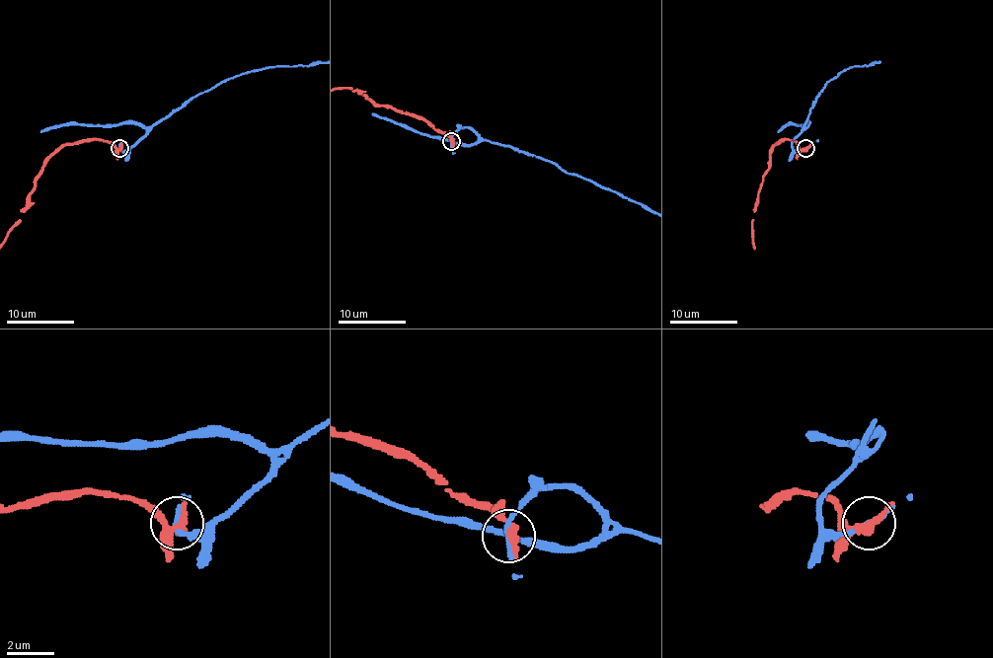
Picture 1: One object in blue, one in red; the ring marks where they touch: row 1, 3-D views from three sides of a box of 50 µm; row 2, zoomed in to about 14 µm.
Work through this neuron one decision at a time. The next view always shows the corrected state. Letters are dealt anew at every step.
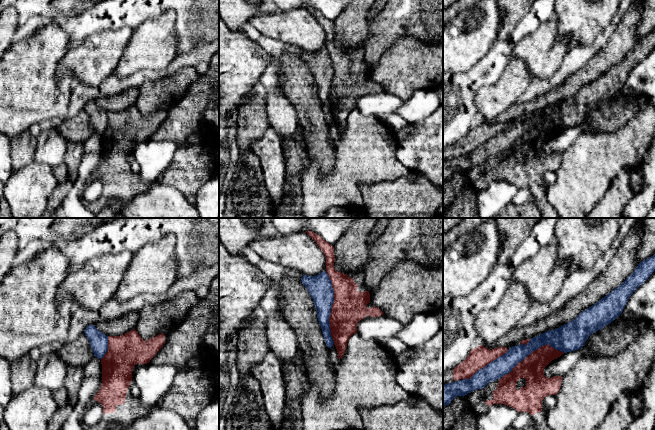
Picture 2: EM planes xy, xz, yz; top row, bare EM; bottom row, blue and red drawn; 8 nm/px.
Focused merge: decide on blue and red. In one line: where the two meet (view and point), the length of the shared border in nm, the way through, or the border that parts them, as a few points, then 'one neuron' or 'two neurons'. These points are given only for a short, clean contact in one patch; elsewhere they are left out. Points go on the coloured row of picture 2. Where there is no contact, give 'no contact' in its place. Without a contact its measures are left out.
meets blue in xz at (331, 307); contact 600 nm long; two neurons

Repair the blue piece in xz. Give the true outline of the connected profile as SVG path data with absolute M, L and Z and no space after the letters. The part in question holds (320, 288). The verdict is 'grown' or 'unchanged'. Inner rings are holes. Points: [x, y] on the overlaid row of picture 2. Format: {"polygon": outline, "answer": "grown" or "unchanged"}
{"polygon": "M323 271L316 276L303 274L301 282L314 301L317 310L317 318L322 329L325 343L328 348L331 348L334 341L331 336L329 317L334 302L334 290L329 275L326 271Z", "answer": "unchanged"}

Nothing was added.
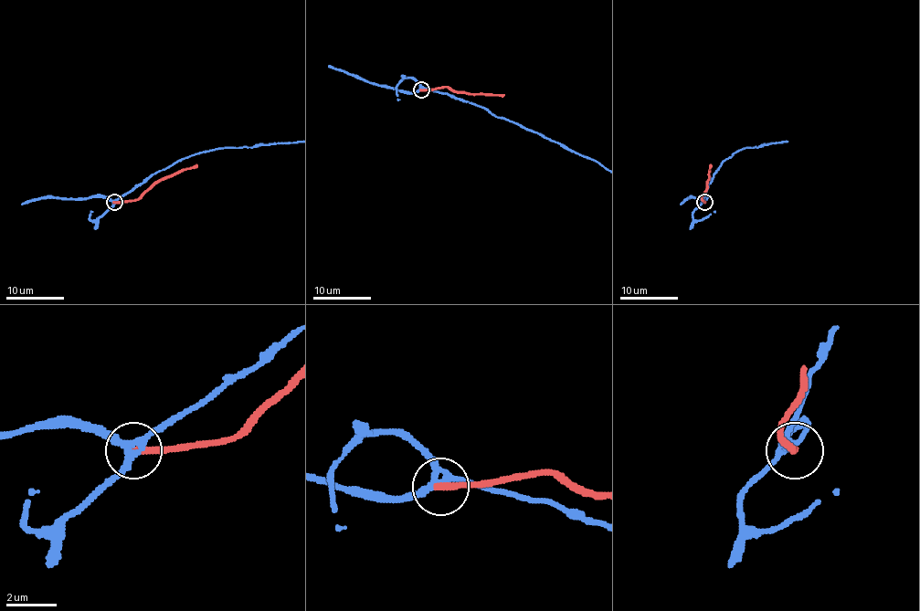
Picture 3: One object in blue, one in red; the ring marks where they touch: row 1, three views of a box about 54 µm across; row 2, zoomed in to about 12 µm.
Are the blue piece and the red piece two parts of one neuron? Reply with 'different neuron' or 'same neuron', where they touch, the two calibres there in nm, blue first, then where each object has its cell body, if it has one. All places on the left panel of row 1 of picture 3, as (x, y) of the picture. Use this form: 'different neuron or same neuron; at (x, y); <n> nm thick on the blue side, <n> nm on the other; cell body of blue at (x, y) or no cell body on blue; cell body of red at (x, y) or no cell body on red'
different neuron; at (114, 202); 240 nm thick on the blue side, 280 nm on the other; no cell body on blue; no cell body on red

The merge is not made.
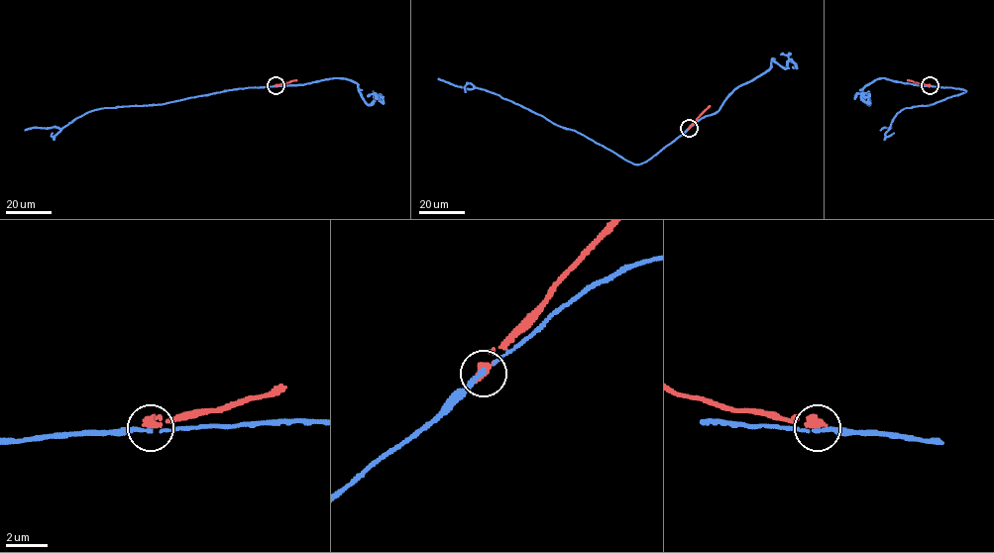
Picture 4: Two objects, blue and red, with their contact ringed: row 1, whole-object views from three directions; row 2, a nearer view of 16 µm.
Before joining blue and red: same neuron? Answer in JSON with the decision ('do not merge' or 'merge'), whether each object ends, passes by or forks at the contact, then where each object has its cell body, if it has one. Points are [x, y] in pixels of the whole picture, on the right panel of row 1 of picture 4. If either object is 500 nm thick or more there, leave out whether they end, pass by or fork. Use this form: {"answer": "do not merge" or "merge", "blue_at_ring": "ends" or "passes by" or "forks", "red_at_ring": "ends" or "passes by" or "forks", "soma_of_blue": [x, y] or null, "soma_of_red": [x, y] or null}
{"answer": "do not merge", "blue_at_ring": "passes by", "red_at_ring": "ends", "soma_of_blue": null, "soma_of_red": null}

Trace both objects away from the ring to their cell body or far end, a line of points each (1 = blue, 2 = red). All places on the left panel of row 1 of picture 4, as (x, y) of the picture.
1: (276, 86), (234, 89), (162, 104), (102, 108), (75, 118), (61, 128), (25, 130)
2: (276, 85), (296, 80)

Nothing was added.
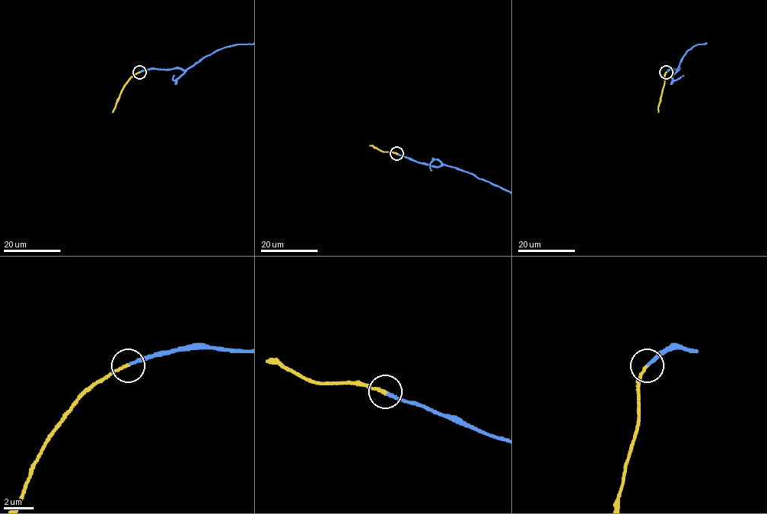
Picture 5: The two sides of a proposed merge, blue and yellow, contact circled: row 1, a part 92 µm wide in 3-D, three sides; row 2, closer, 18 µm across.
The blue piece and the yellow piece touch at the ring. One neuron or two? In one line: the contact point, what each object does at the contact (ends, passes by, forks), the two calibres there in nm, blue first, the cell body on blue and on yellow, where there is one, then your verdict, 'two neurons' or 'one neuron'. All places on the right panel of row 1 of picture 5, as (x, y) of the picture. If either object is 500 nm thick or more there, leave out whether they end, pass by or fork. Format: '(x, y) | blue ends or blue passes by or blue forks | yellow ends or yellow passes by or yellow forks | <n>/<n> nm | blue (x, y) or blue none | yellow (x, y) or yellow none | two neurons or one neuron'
(666, 72) | blue ends | yellow ends | 200/200 nm | blue none | yellow none | one neuron

